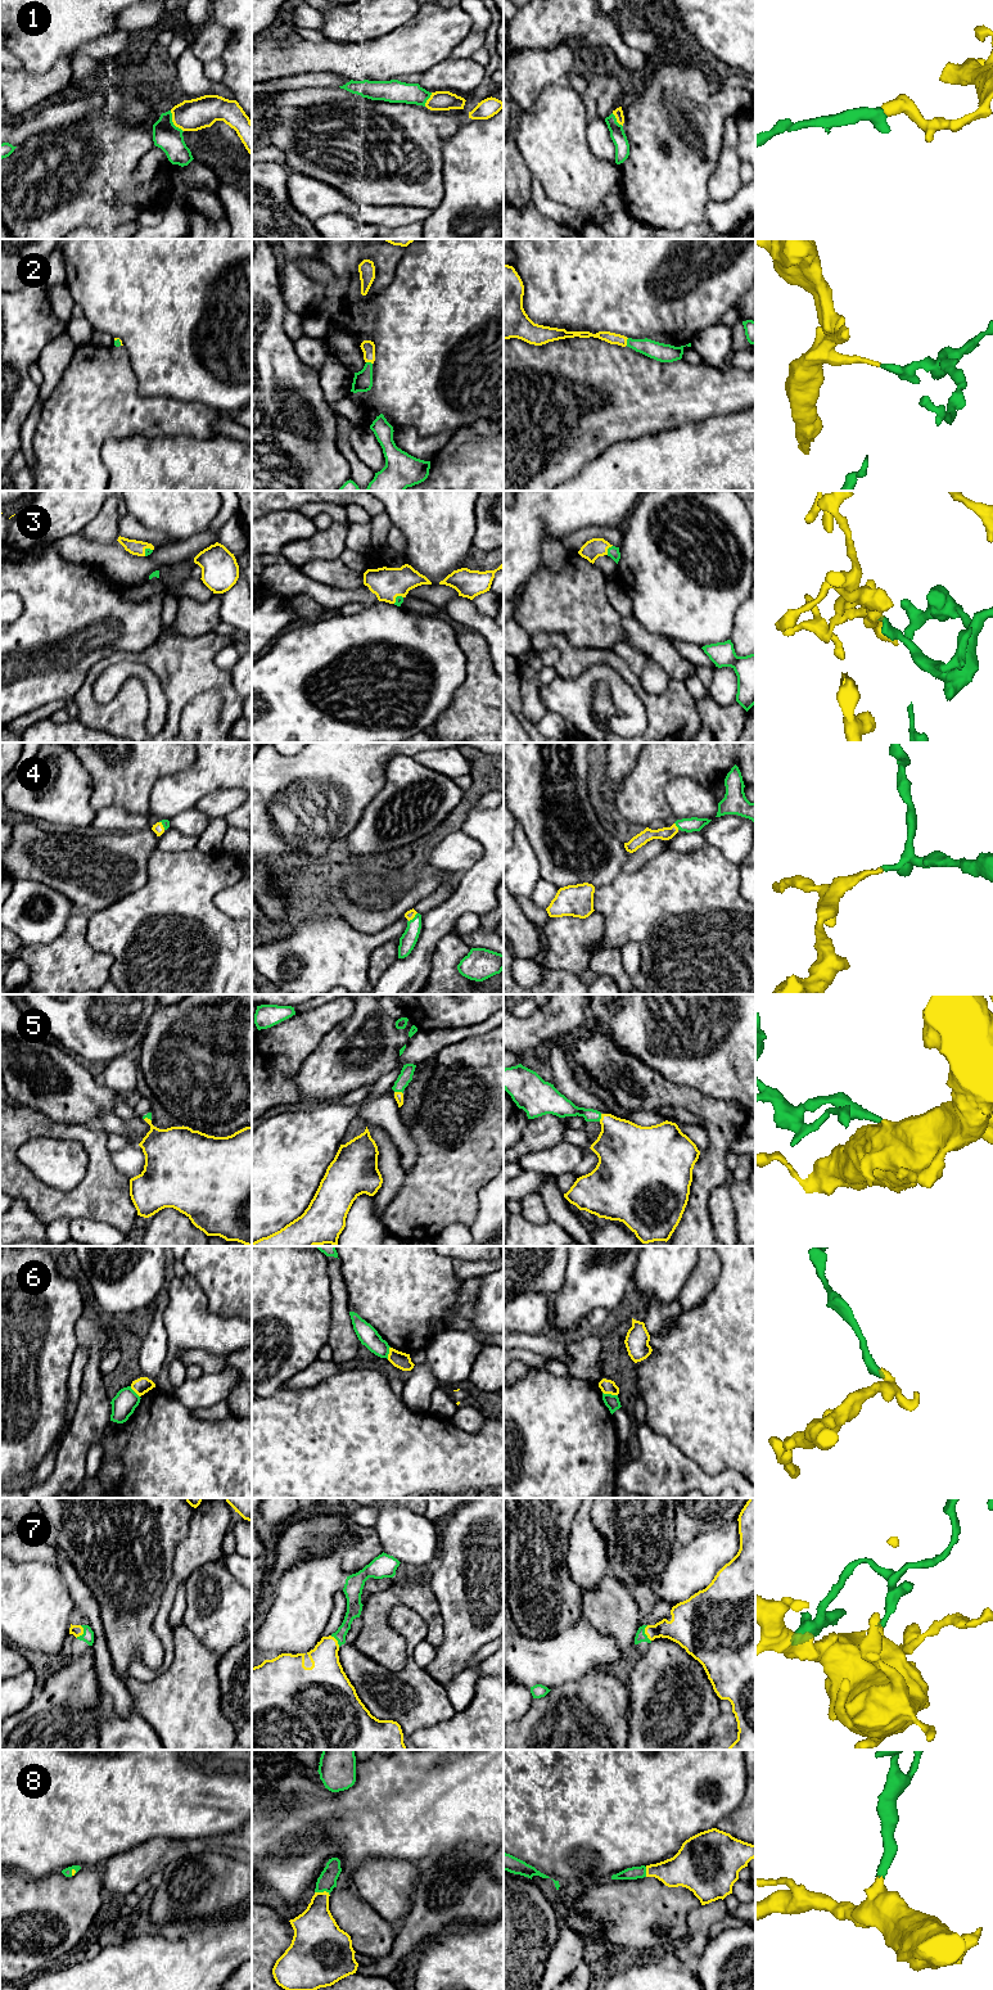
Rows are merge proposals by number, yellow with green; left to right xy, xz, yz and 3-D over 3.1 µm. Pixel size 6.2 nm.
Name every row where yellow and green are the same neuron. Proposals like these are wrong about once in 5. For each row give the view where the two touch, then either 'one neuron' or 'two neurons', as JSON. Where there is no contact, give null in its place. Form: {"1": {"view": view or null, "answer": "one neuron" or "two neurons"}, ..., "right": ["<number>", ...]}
{"1": {"view": "xy", "answer": "one neuron"}, "2": {"view": "yz", "answer": "one neuron"}, "3": {"view": "yz", "answer": "one neuron"}, "4": {"view": "yz", "answer": "one neuron"}, "5": {"view": "xz", "answer": "one neuron"}, "6": {"view": "yz", "answer": "two neurons"}, "7": {"view": "yz", "answer": "one neuron"}, "8": {"view": "xz", "answer": "one neuron"}, "right": ["1", "2", "3", "4", "5", "7", "8"]}

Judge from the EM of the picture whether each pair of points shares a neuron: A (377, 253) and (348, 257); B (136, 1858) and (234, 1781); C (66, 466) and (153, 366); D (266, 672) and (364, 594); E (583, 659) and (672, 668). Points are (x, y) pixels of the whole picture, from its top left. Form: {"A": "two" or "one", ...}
{"A": "one", "B": "two", "C": "two", "D": "two", "E": "two"}

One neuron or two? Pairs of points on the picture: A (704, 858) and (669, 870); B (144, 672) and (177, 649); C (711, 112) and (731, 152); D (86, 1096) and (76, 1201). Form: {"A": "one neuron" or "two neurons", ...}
{"A": "one neuron", "B": "two neurons", "C": "two neurons", "D": "two neurons"}

